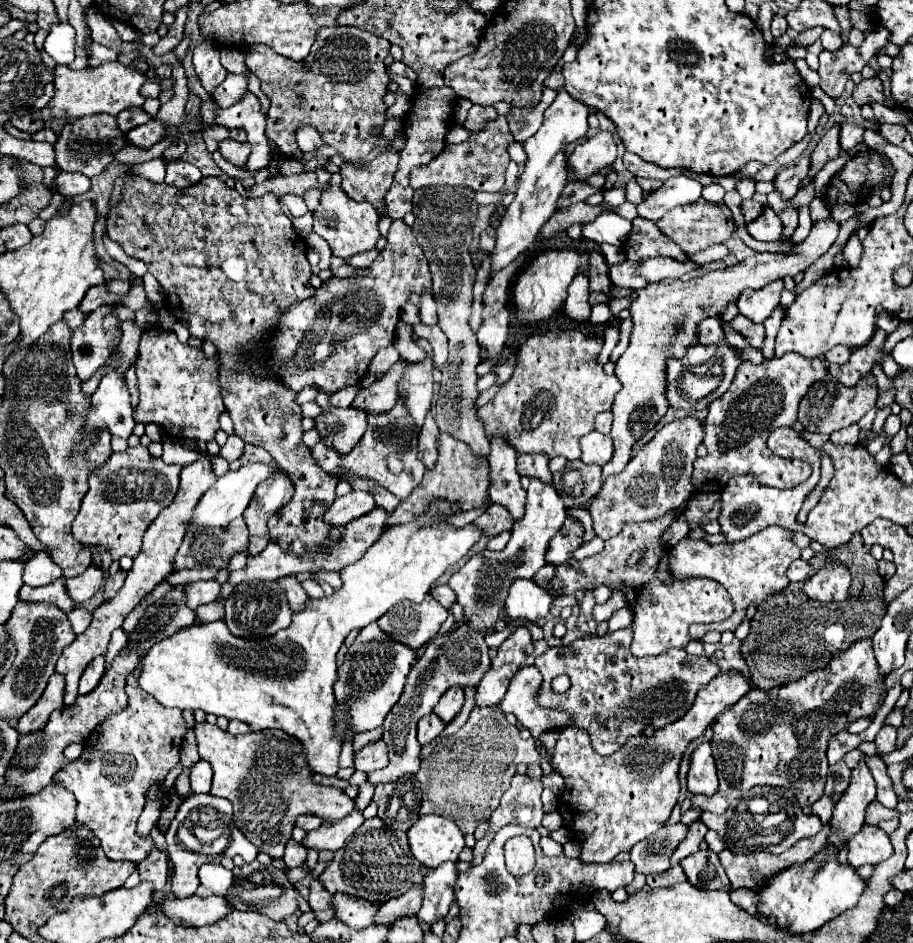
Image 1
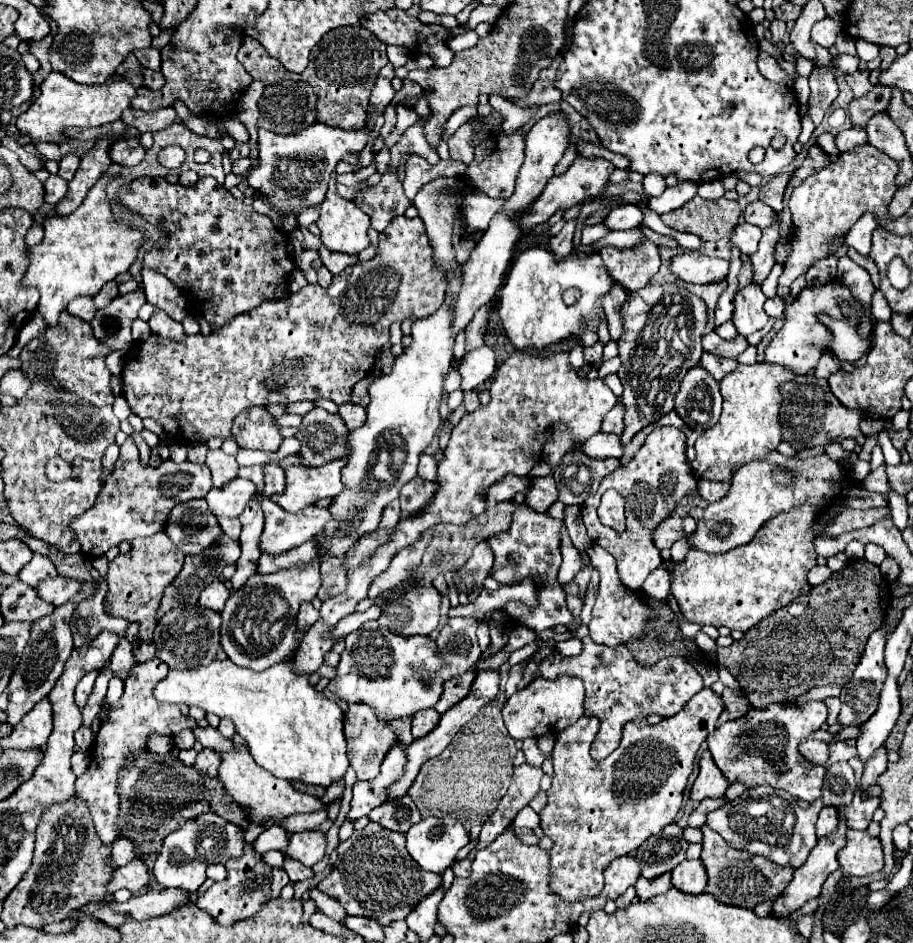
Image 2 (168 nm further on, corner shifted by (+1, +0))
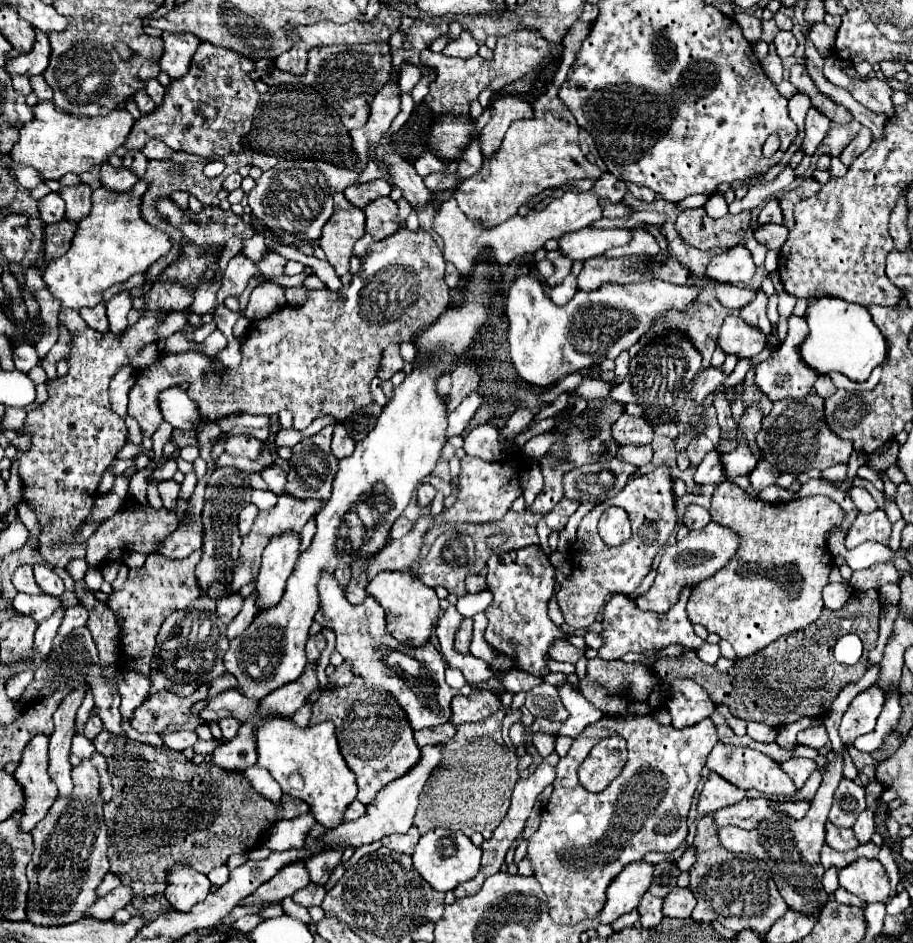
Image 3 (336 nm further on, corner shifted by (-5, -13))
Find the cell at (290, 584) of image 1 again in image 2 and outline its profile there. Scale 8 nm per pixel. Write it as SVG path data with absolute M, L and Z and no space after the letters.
M305 602L305 604L301 604L299 614L297 614L297 626L299 628L309 628L317 622L317 616L319 616L319 610L313 608L311 602Z

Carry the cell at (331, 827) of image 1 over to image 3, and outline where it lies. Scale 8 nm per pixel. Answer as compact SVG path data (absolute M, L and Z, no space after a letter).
M291 863L283 867L271 881L263 883L255 893L245 897L239 905L267 905L279 903L285 897L291 897L295 891L309 885L309 875L303 863Z

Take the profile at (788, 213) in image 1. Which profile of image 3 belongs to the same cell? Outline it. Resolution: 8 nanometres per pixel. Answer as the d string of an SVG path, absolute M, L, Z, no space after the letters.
M759 289L755 301L751 301L749 305L745 305L739 311L739 317L743 317L743 321L755 325L759 331L763 331L765 335L771 335L771 321L767 319L767 297L765 293Z

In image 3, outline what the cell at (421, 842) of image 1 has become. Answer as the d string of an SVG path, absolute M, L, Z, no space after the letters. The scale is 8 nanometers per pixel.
M431 829L419 839L413 853L413 867L437 891L449 891L465 881L471 881L479 871L479 861L481 861L481 849L475 847L471 839L461 831L449 831L449 829Z

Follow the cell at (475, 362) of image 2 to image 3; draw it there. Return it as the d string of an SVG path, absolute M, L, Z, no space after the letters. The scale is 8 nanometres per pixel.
M473 391L469 397L465 397L465 401L447 417L447 439L455 437L455 435L463 435L469 419L473 417L473 413L477 411L479 405L481 405L481 397L477 391Z

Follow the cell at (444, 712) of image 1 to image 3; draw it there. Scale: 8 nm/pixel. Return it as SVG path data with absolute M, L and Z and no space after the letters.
M473 689L469 695L453 697L451 709L453 709L453 717L451 717L453 725L475 723L489 717L491 713L497 713L501 709L501 701L491 691Z

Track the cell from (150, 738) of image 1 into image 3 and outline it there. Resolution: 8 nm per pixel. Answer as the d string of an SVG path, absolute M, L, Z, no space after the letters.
M203 685L203 689L197 689L187 697L179 697L171 691L151 695L137 707L131 727L139 733L175 733L181 729L197 729L205 721L197 711L193 711L193 707L207 699L209 687L211 685Z

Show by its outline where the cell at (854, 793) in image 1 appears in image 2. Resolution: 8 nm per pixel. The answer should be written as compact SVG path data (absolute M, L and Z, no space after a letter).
M839 816L837 832L835 832L833 836L823 836L823 838L819 838L817 846L811 850L811 854L809 854L809 858L805 860L805 864L803 864L801 868L797 868L797 872L795 872L791 884L789 884L789 886L785 888L785 892L777 898L777 902L775 902L775 906L773 906L773 916L777 916L777 918L787 918L791 912L795 912L797 908L801 908L807 900L817 898L817 896L821 894L821 886L823 886L823 882L827 880L827 876L839 868L839 864L837 864L837 852L839 852L841 848L845 848L847 830L849 830L849 826L845 824L845 818Z

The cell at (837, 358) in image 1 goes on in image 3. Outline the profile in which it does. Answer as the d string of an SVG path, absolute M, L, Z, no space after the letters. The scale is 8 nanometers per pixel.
M819 375L819 379L815 381L815 393L819 395L819 397L831 397L833 393L835 393L835 385L833 385L833 381L831 381L831 377L829 375Z

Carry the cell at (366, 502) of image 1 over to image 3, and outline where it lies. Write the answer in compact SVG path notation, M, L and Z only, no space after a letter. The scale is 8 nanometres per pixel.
M283 533L271 539L263 551L263 563L257 575L257 597L259 609L267 605L277 605L283 597L285 583L295 569L299 559L299 535Z

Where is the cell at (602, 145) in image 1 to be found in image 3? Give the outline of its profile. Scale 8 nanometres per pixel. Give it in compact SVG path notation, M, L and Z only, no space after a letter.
M605 173L605 177L597 179L597 183L591 191L585 191L581 195L567 191L561 199L551 199L551 203L543 209L531 209L525 217L513 215L503 225L489 227L489 229L485 229L485 227L481 229L479 225L475 225L475 221L469 221L463 215L463 211L457 207L455 199L447 199L439 205L439 209L433 217L433 229L443 237L445 261L451 261L455 265L461 279L469 279L475 269L475 263L483 255L489 255L489 259L497 265L507 265L515 257L535 253L537 249L543 247L545 241L559 239L563 233L577 231L577 229L589 227L591 223L599 221L603 217L601 207L599 207L599 199L609 199L611 203L619 203L625 193L627 193L627 185L623 181L619 181L617 177L613 177L611 173Z

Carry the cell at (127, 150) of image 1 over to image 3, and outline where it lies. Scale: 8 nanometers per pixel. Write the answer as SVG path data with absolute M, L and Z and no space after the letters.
M137 181L127 193L113 193L103 187L93 191L91 215L77 225L71 249L51 261L43 271L47 289L61 301L63 309L95 307L103 301L101 295L105 289L127 281L135 273L145 273L159 257L169 253L173 239L143 221L141 197L147 187L147 181Z

